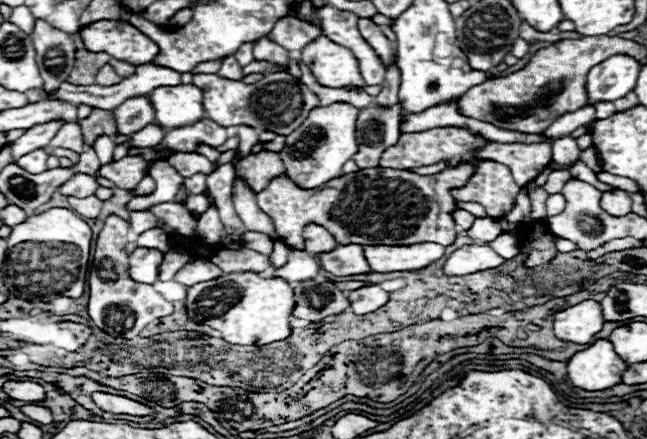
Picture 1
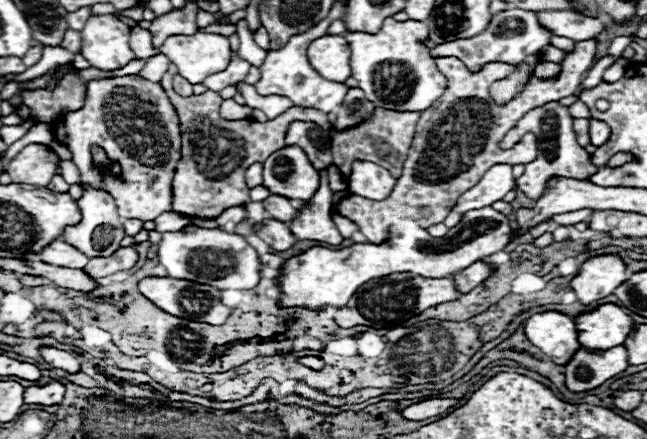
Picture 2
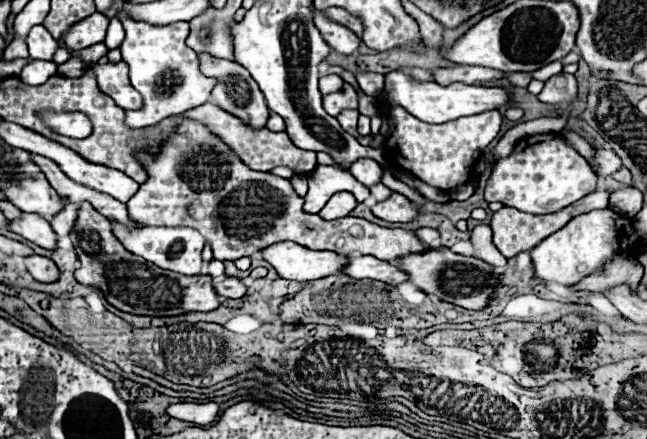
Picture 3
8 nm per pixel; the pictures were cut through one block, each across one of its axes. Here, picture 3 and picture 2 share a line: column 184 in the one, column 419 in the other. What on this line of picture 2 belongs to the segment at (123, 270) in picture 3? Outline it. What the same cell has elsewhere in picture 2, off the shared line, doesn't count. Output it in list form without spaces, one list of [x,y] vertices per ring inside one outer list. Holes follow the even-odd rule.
[[[396,274],[396,276],[384,276],[380,280],[370,280],[368,284],[362,284],[352,300],[344,308],[336,310],[336,324],[340,328],[352,328],[352,326],[370,326],[370,328],[396,328],[408,318],[424,312],[426,308],[452,302],[460,296],[460,292],[454,286],[452,278],[444,280],[428,280],[424,276],[416,274]]]

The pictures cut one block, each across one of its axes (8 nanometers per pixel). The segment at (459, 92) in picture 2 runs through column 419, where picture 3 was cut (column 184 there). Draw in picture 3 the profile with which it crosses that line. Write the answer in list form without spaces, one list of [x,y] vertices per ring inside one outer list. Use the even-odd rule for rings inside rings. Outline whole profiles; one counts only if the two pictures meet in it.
[[[184,120],[180,122],[178,130],[166,140],[166,144],[154,154],[136,154],[142,164],[146,164],[148,182],[140,186],[136,196],[126,204],[130,218],[140,226],[154,226],[154,224],[166,224],[166,226],[178,226],[186,224],[194,230],[202,232],[206,242],[210,244],[216,260],[238,260],[242,256],[250,256],[262,248],[268,248],[276,242],[292,240],[298,242],[310,250],[332,250],[336,254],[370,254],[380,260],[396,260],[406,254],[424,252],[424,244],[416,240],[414,232],[400,230],[400,228],[382,228],[378,224],[372,224],[364,218],[338,218],[338,220],[324,220],[318,214],[308,214],[302,210],[304,198],[298,196],[292,188],[292,182],[286,178],[280,178],[272,172],[254,172],[246,168],[228,148],[222,144],[216,136],[212,136],[202,124]]]

